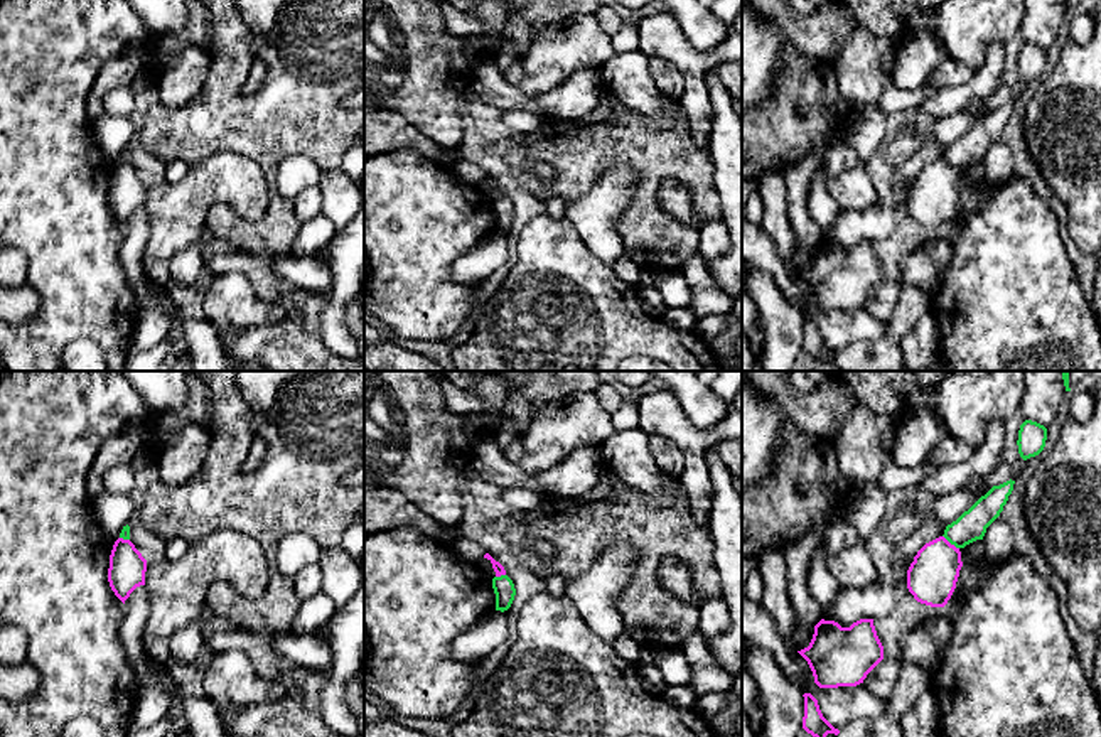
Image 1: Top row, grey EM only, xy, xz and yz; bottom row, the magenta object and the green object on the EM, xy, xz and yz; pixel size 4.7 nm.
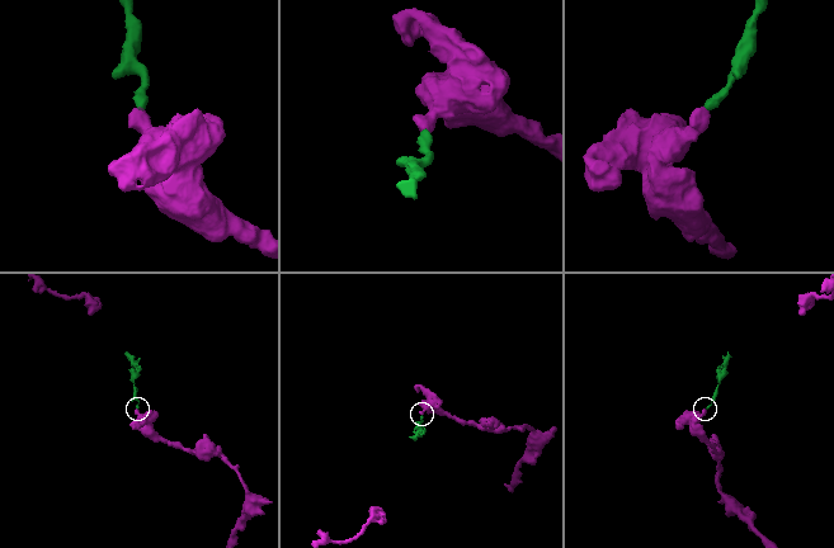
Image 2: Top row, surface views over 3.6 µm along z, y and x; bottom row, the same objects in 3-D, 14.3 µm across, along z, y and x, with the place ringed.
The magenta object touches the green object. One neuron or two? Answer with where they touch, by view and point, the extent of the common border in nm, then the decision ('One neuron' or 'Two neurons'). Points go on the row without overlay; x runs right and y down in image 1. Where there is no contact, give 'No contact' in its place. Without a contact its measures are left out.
Touches magenta at yz (950, 166). Shared border 100 nm. Two neurons

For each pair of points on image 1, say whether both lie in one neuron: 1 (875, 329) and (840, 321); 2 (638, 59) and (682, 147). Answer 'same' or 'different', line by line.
1: same
2: different

